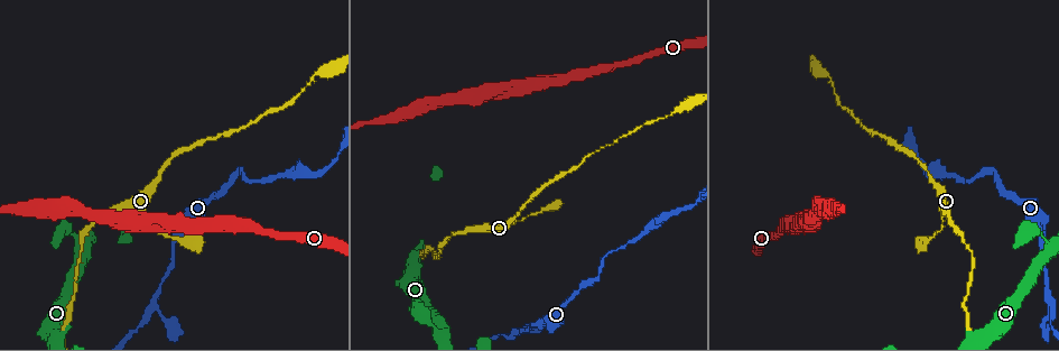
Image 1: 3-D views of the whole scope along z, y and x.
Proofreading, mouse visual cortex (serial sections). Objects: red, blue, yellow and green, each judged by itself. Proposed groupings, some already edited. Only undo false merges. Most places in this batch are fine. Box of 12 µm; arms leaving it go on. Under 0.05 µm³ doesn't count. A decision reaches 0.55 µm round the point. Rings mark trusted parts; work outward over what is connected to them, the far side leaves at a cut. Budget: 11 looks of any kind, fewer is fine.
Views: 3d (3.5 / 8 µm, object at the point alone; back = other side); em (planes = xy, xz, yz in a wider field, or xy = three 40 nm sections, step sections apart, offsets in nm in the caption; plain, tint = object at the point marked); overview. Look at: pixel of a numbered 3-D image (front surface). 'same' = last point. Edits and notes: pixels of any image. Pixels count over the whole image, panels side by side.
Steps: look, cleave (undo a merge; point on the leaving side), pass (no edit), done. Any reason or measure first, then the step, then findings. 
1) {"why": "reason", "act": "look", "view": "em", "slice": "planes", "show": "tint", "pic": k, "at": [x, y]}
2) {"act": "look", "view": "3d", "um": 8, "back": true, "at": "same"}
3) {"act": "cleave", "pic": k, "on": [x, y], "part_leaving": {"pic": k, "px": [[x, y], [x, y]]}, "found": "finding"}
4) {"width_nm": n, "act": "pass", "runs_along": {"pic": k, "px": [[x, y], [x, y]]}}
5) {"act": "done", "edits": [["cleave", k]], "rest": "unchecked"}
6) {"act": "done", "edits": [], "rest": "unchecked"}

{"why": "abrupt turn", "act": "look", "view": "3d", "um": 8, "pic": 1, "at": [597, 277]}

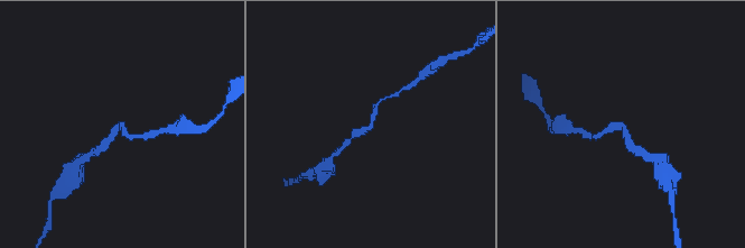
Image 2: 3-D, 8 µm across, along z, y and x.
{"arm_widths_nm": [150, 250], "why": "now the EM", "act": "look", "view": "em", "slice": "xy", "step": 1, "show": "tint", "pic": 2, "at": [121, 125]}

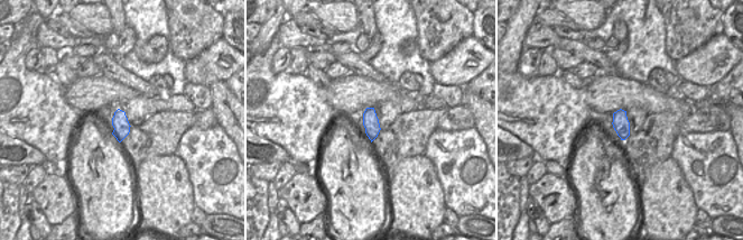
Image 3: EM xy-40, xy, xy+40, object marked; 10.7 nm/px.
{"width_nm": 170, "act": "pass", "runs_along": {"pic": 2, "px": [[350, 139], [371, 127], [382, 100]]}, "found": "continuous, no second cell"}

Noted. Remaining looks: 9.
{"why": "abrupt turn", "act": "look", "view": "3d", "um": 3.5, "pic": 1, "at": [423, 314]}

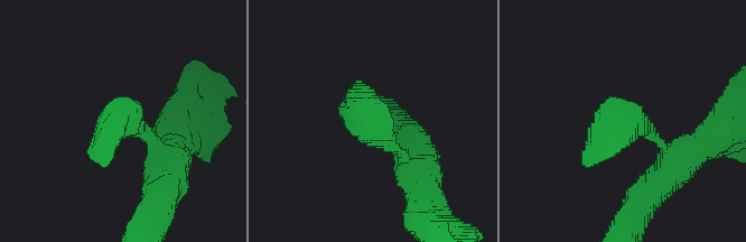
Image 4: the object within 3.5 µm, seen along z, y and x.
{"why": "need the tissue", "act": "look", "view": "em", "slice": "xy", "step": 1, "show": "tint", "pic": 4, "at": [627, 124]}

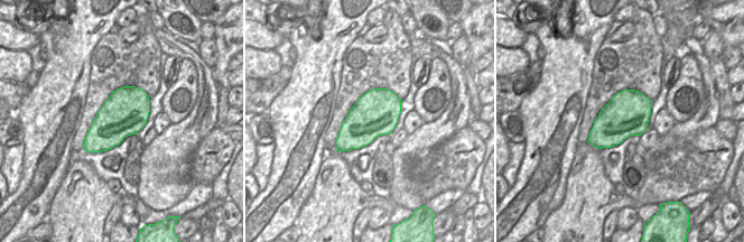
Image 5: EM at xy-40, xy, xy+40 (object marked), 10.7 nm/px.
{"act": "pass", "runs_along": {"pic": 4, "px": [[415, 170], [360, 115], [360, 82]]}, "found": "one cell here"}

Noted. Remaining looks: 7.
{"why": "arms part here", "act": "look", "view": "3d", "um": 8, "pic": 1, "at": [170, 220]}

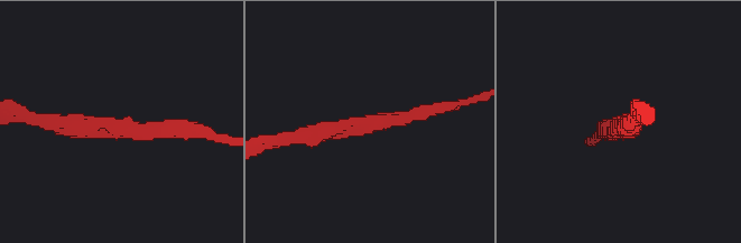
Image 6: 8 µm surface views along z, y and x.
{"act": "look", "view": "3d", "um": 3.5, "pic": 6, "at": [371, 123]}

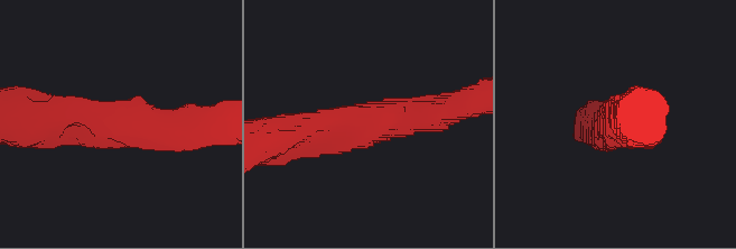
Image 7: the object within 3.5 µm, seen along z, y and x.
{"act": "look", "view": "em", "slice": "xy", "step": 1, "show": "tint", "pic": 7, "at": [363, 117]}

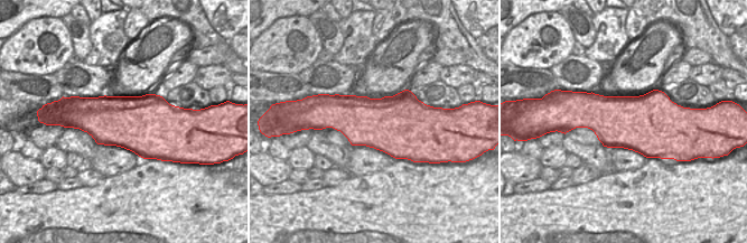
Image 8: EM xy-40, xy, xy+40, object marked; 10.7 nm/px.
{"act": "pass", "runs_along": {"pic": 7, "px": [[440, 113], [324, 119], [292, 130]]}, "found": "continuous, no second cell"}

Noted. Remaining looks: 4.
{"why": "narrows sharply", "act": "look", "view": "3d", "um": 3.5, "pic": 1, "at": [88, 226]}

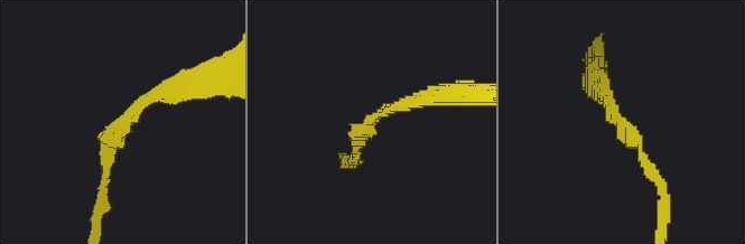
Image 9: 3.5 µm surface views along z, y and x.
{"arm_widths_nm": [150, 250], "why": "need the tissue", "act": "look", "view": "em", "slice": "xy", "step": 1, "show": "tint", "pic": 9, "at": [373, 117]}

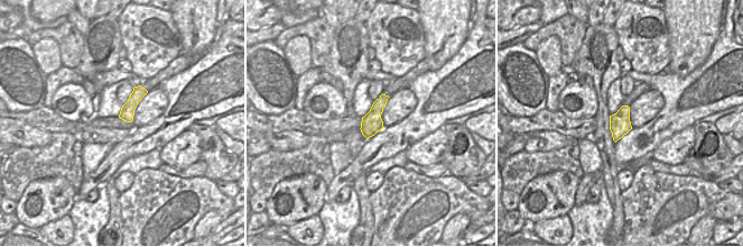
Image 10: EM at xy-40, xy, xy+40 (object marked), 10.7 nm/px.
{"act": "pass", "runs_along": {"pic": 9, "px": [[183, 85], [117, 125], [103, 178]]}, "found": "one cell here"}

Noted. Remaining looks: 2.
{"act": "done", "edits": [], "rest": "unchecked"}

